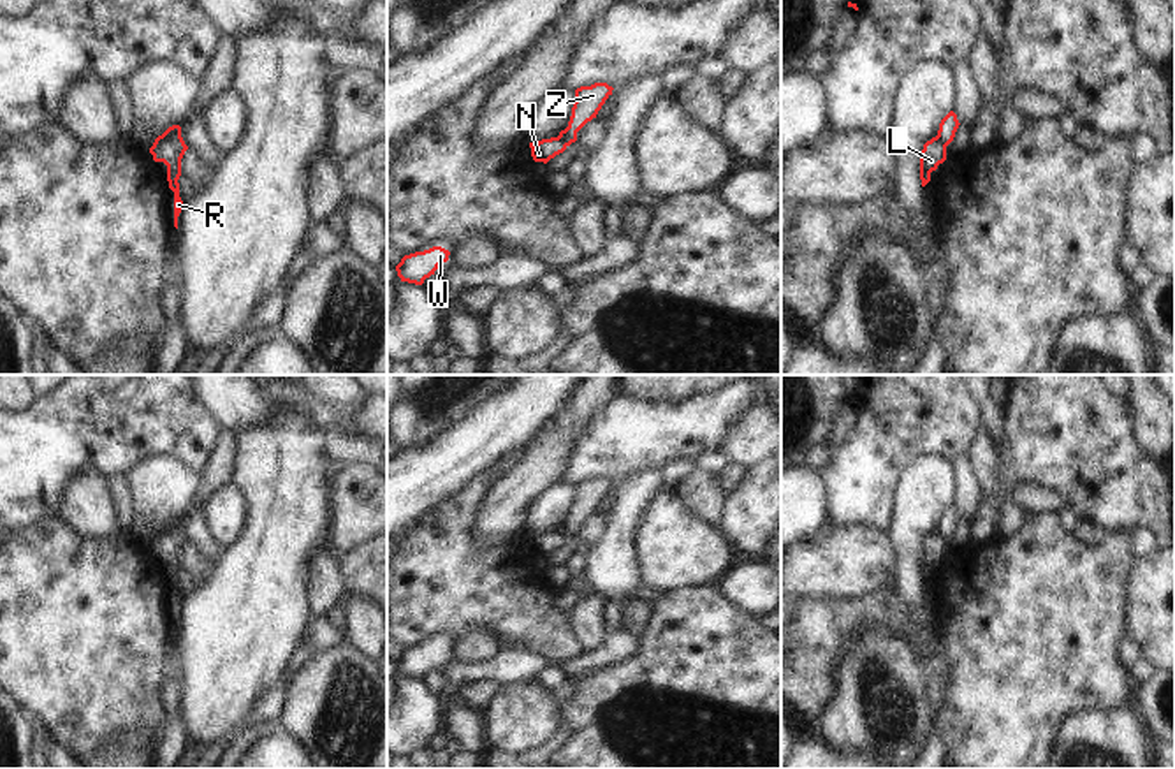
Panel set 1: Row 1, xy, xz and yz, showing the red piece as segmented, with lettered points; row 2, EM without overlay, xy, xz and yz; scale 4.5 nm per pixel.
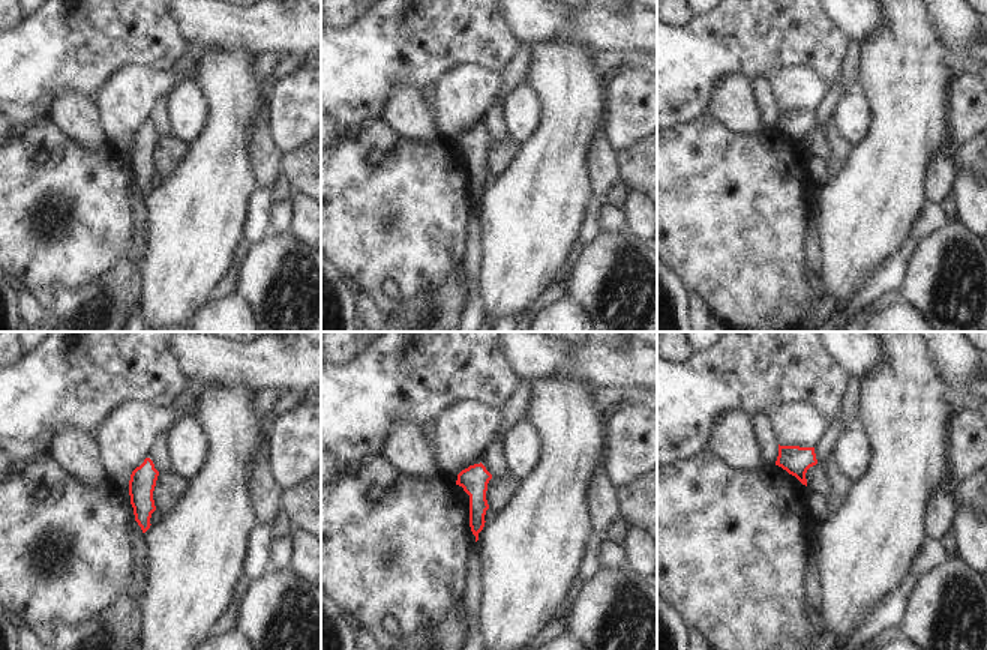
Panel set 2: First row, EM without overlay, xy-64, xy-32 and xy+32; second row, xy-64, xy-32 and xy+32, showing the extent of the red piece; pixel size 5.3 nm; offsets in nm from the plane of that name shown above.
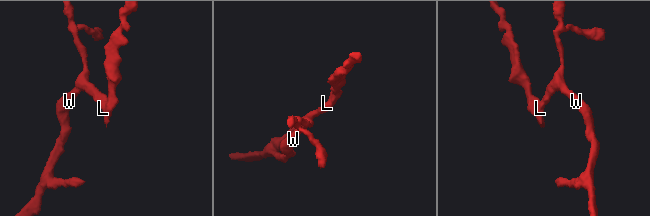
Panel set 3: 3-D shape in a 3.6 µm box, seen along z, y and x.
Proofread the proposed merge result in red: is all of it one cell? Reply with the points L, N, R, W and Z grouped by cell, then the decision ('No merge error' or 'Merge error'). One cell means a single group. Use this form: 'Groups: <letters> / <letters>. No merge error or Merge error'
Groups: L R Z / N W. Merge error.

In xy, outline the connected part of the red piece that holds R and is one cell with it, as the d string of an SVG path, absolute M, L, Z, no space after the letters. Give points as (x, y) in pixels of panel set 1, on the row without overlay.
M172 530L169 533L153 537L150 547L155 556L164 556L167 560L169 582L174 586L174 621L178 623L178 611L183 604L183 595L179 591L179 570L181 570L181 553L188 540L181 530Z

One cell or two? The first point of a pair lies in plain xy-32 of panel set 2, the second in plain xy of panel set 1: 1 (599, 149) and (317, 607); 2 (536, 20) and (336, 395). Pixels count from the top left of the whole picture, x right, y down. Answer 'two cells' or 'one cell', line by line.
1: one cell
2: two cells

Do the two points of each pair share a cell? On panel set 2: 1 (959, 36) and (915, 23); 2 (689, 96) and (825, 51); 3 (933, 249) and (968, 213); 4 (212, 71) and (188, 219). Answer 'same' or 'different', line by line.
1: different
2: same
3: different
4: same

